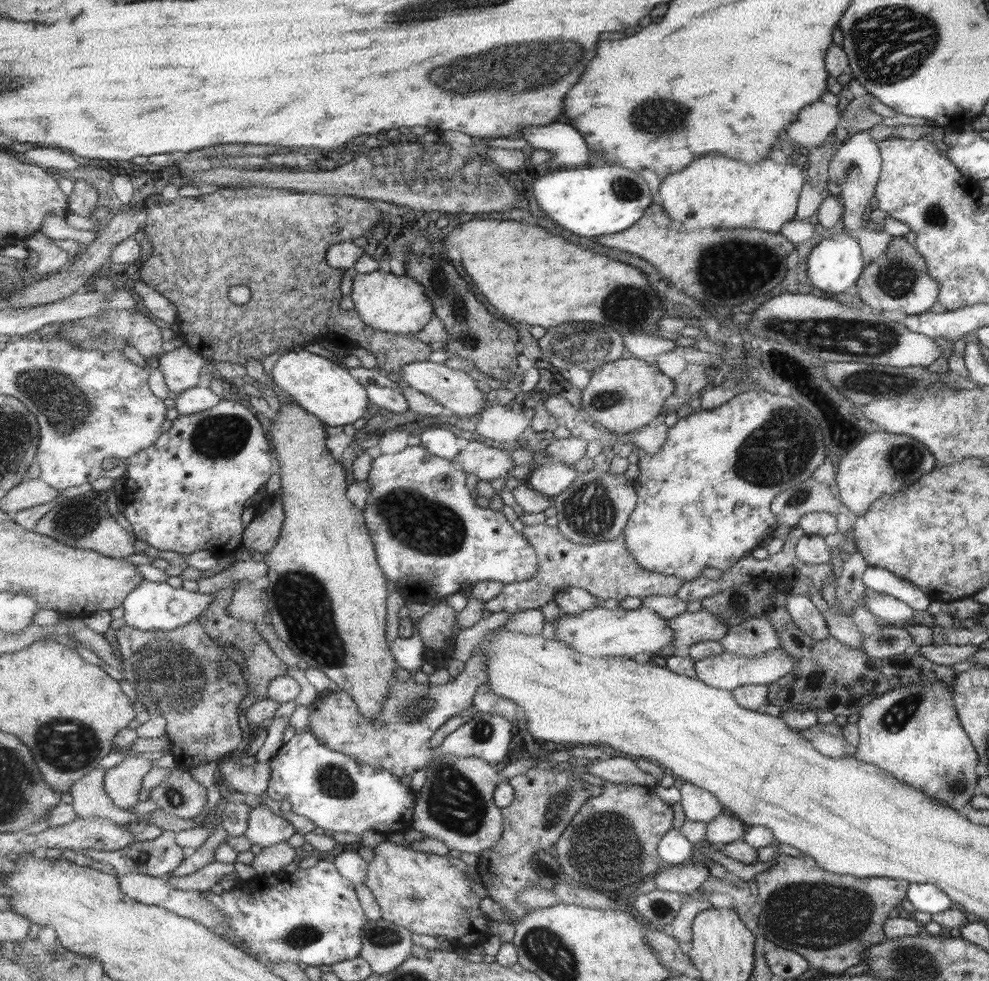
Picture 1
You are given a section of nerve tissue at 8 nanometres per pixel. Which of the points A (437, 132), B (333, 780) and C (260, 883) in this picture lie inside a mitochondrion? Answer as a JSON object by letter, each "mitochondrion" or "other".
{"A":"other","B":"mitochondrion","C":"other"}

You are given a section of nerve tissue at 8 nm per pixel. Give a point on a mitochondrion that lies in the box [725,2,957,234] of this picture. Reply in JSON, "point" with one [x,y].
{"point":[895,41]}

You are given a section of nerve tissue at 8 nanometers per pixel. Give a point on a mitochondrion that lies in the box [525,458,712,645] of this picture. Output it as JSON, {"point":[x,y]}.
{"point":[590,511]}

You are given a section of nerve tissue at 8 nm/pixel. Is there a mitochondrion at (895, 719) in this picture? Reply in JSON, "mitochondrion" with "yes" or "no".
{"mitochondrion":"yes"}

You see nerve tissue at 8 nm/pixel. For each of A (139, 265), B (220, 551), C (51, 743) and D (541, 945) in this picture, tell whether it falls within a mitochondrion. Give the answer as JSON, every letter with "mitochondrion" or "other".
{"A":"other","B":"other","C":"mitochondrion","D":"mitochondrion"}

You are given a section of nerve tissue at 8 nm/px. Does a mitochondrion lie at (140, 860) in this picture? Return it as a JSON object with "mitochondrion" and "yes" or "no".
{"mitochondrion":"no"}

